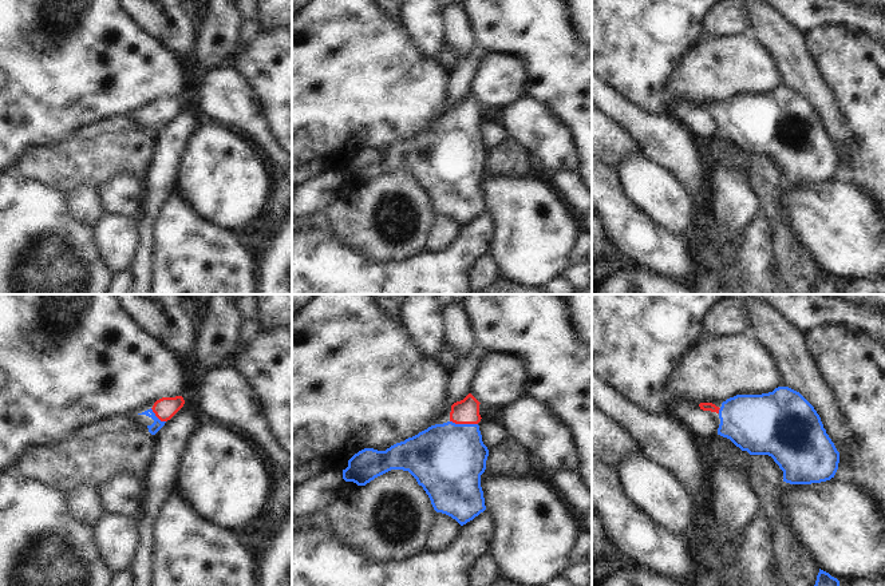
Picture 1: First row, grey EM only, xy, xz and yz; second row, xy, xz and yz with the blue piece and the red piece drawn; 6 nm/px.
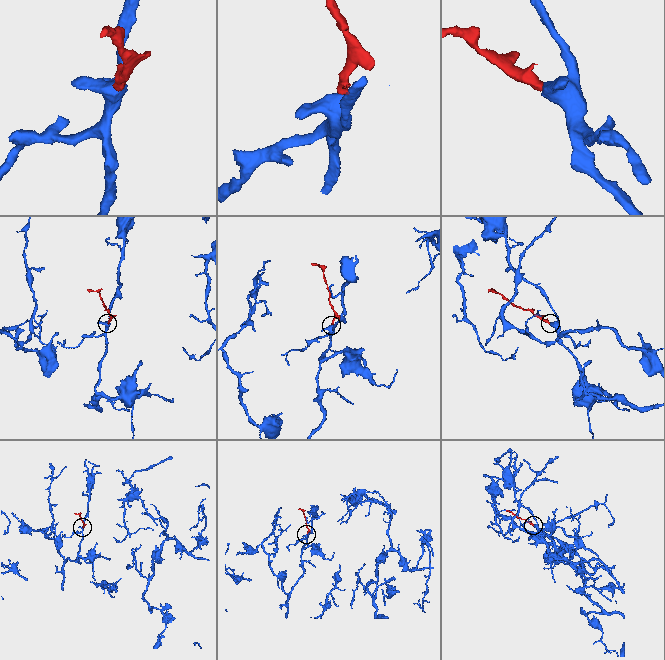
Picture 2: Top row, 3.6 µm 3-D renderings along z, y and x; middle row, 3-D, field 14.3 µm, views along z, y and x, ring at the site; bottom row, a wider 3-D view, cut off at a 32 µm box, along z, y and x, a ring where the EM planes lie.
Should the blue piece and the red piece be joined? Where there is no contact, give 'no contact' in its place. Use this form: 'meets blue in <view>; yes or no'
meets blue in xz; yes

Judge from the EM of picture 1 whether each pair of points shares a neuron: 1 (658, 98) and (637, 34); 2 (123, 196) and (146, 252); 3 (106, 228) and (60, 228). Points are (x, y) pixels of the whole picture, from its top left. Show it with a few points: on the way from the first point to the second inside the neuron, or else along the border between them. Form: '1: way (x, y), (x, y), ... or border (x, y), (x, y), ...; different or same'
1: way (643, 82), (637, 67), (637, 50); same
2: border (145, 187), (142, 208), (134, 218); different
3: border (91, 229), (95, 249), (102, 258); different

